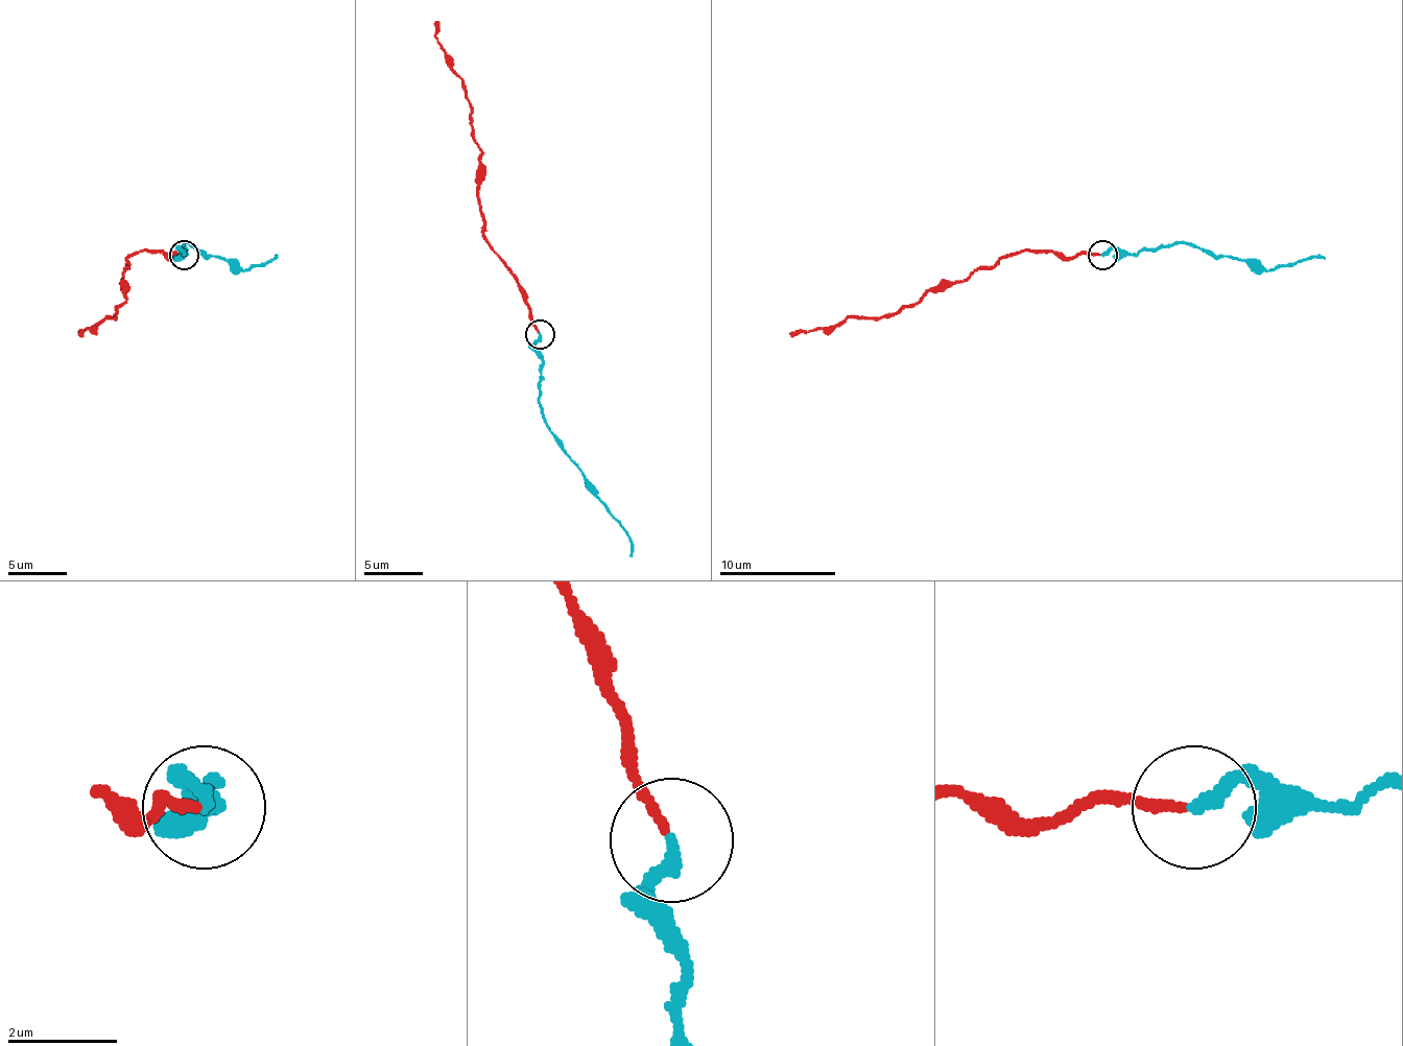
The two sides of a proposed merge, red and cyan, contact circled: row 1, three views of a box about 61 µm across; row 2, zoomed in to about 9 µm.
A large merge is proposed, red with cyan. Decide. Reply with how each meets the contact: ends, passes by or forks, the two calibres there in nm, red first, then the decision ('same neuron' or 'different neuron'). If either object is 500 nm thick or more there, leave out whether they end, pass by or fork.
red ends there; cyan ends there; 170 nm thick on the red side, 240 nm on the other; different neuron

